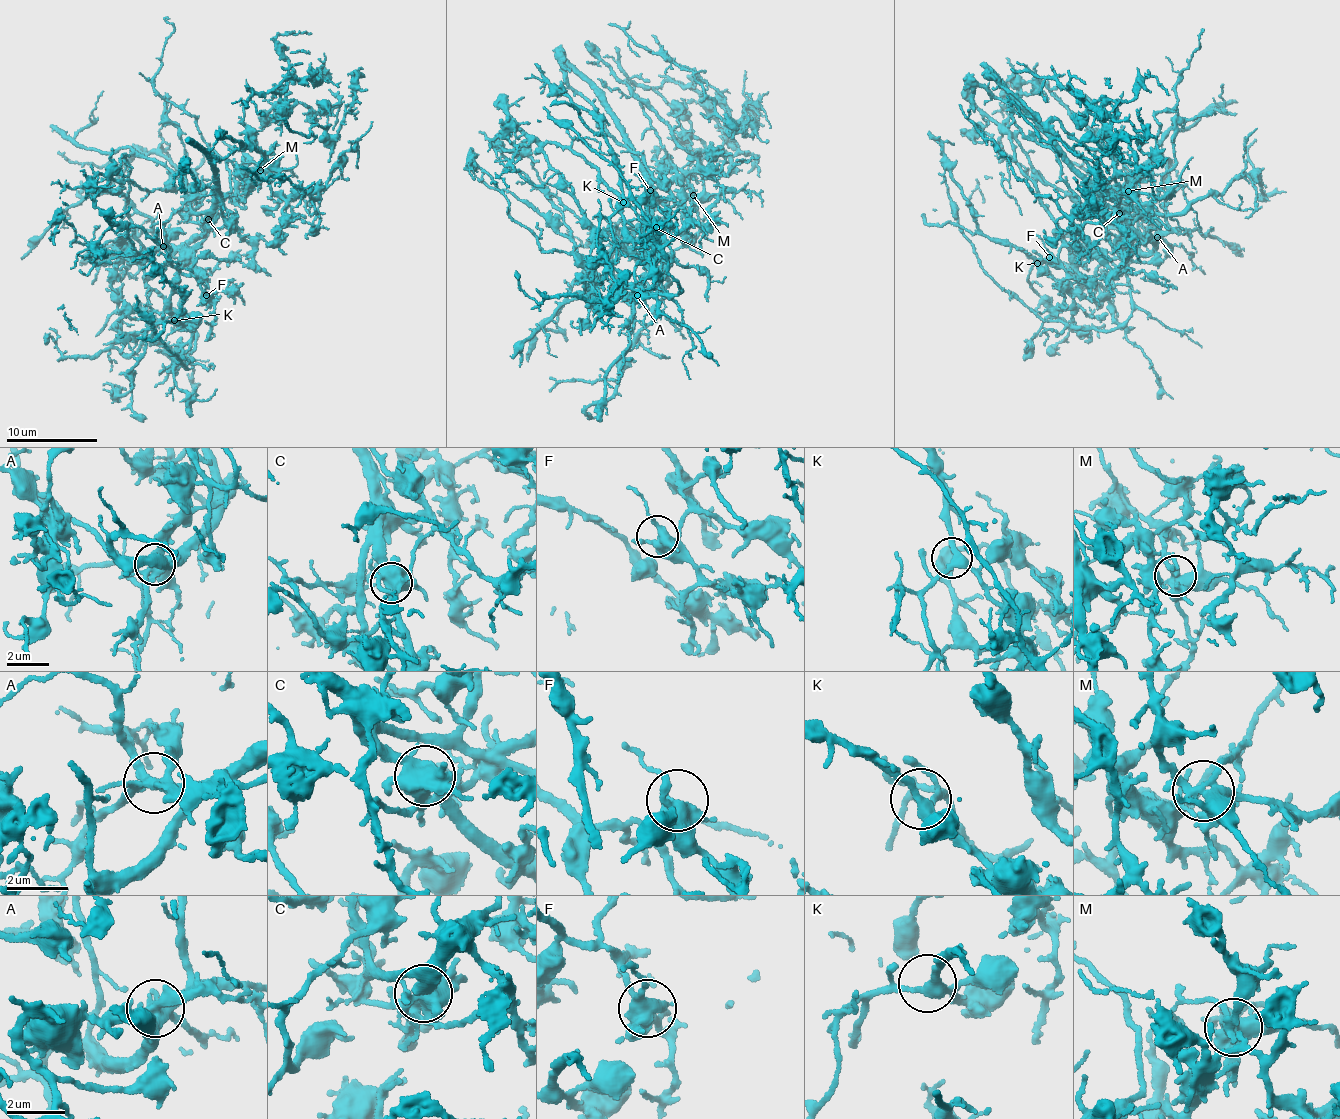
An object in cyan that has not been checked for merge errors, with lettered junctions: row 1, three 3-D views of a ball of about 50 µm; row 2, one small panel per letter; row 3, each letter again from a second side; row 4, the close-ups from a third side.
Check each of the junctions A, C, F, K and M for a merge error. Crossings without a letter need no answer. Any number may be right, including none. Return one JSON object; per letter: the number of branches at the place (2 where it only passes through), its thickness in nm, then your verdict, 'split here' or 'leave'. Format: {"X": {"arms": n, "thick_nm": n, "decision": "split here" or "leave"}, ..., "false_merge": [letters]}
{"A": {"arms": 6, "thick_nm": 380, "decision": "split here"}, "C": {"arms": 8, "thick_nm": 600, "decision": "split here"}, "F": {"arms": 5, "thick_nm": 420, "decision": "leave"}, "K": {"arms": 3, "thick_nm": 300, "decision": "leave"}, "M": {"arms": 6, "thick_nm": 420, "decision": "leave"}, "false_merge": ["A", "C"]}

